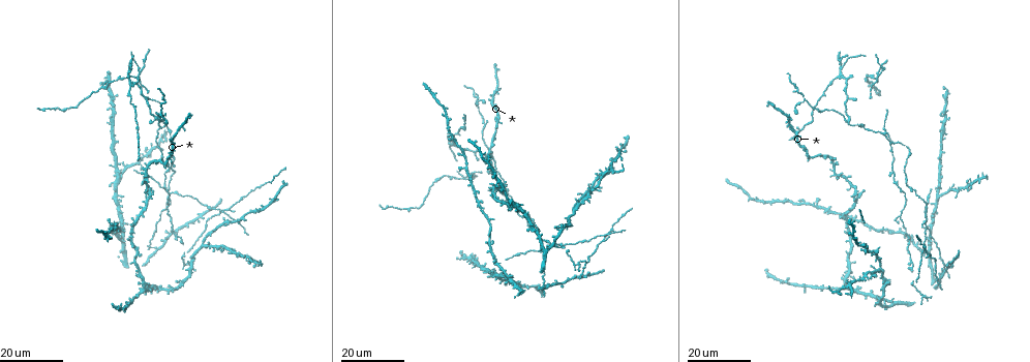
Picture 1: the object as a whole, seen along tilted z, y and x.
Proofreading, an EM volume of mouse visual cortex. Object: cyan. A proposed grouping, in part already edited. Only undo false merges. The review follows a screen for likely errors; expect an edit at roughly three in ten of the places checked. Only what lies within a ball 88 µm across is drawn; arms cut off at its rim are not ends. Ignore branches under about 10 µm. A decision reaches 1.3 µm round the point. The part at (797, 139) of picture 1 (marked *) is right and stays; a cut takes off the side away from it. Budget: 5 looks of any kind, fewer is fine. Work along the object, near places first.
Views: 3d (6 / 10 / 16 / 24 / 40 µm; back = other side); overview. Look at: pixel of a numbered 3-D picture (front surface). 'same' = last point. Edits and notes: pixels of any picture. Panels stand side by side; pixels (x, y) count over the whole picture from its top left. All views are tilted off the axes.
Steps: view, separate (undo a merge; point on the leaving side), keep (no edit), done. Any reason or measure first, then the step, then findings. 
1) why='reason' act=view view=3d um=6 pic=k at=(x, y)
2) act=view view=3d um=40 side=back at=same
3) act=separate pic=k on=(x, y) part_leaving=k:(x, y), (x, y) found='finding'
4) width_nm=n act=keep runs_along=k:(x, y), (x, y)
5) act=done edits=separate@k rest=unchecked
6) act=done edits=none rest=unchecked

why='two arms in line, one across' act=view view=3d um=16 pic=1 at=(477, 108)

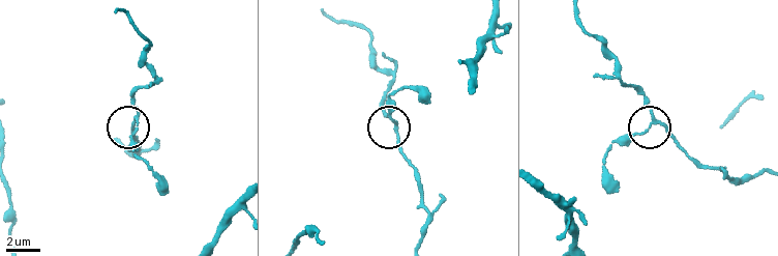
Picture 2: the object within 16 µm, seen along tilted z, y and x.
act=view view=3d um=6 pic=2 at=(655, 123)

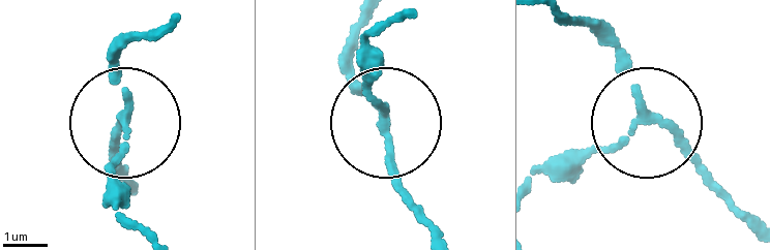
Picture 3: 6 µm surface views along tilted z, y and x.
width_nm=160 act=keep found='all the same cell'

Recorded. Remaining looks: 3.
why='three arms meet' act=view view=3d um=24 pic=1 at=(161, 127)

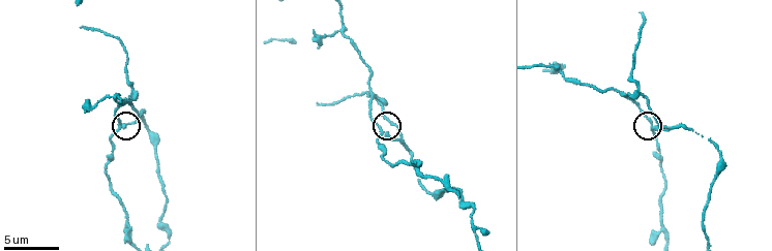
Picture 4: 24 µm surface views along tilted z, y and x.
act=view view=3d um=6 pic=4 at=(653, 126)

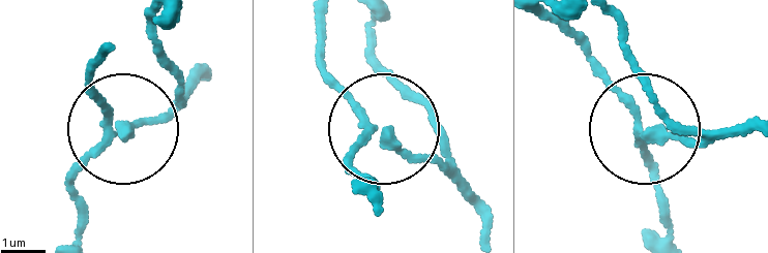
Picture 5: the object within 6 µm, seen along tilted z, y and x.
arms=3 act=keep runs_along=5:(108, 53), (95, 85), (120, 127), (69, 185), (80, 223) found='all the same cell'

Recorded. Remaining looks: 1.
why='three-way junction' act=view view=3d um=10 pic=4 at=(477, 234)

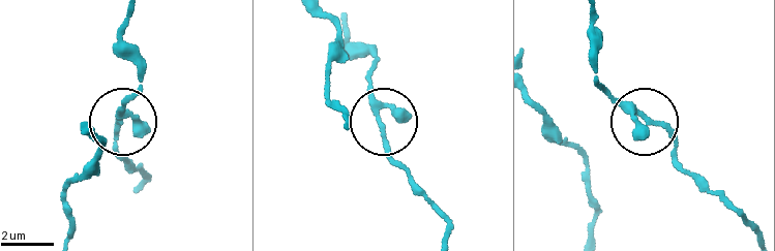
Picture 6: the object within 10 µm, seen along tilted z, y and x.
act=keep runs_along=6:(592, 9), (599, 83), (666, 134), (693, 173) found='all the same cell'

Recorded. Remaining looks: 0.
act=done edits=none rest=unchecked

